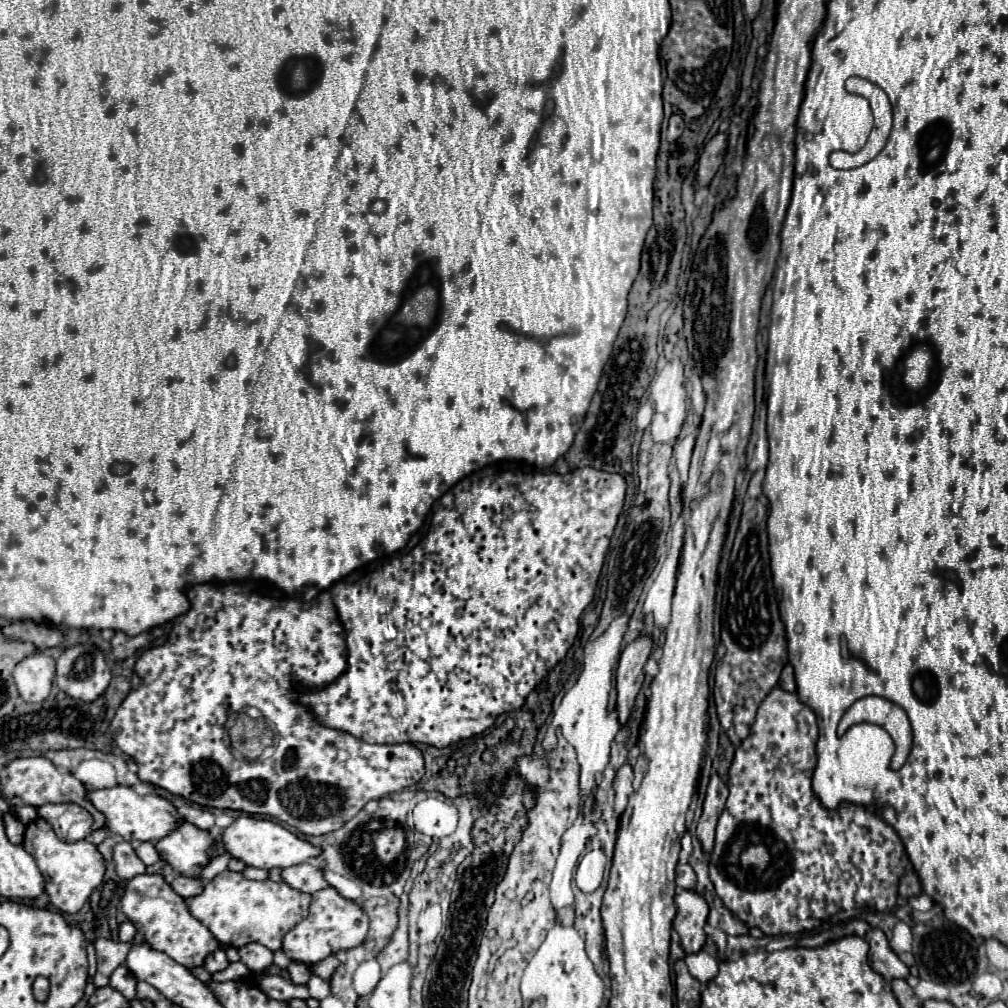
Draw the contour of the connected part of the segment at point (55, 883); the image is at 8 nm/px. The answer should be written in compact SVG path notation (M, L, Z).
M36 819L26 825L24 833L24 849L36 859L44 879L46 879L46 893L50 901L62 911L62 913L78 913L82 905L88 901L94 889L98 889L104 883L104 859L96 845L90 841L78 841L78 843L64 843L60 841L52 825L44 819Z

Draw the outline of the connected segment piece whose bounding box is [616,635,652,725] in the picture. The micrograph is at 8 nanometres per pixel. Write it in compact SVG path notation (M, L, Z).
M642 635L630 641L620 655L620 663L616 671L616 687L618 687L616 709L618 709L618 719L622 725L626 725L634 699L642 687L644 665L650 657L650 651L652 651L652 637Z

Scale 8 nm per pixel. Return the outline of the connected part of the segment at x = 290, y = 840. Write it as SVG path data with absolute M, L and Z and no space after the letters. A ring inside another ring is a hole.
M238 817L228 829L224 829L222 837L228 853L236 859L242 859L246 865L252 867L262 867L262 869L274 869L274 867L292 867L306 863L312 857L318 857L322 853L320 847L314 847L312 843L296 837L292 831L282 827L276 821L270 819L258 819L258 817Z

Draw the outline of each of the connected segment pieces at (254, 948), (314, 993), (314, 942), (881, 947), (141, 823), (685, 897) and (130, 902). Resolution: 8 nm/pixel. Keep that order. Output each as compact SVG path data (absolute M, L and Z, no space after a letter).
M250 943L250 945L244 945L238 949L240 953L240 961L254 973L254 975L260 975L264 973L270 965L272 965L272 951L266 949L264 945L260 943Z
M312 975L310 981L308 981L308 991L310 991L310 997L322 1001L322 999L326 999L330 995L330 983L320 979L318 975Z
M334 887L320 889L312 895L310 913L306 919L302 919L286 937L282 943L282 951L290 961L300 961L306 965L314 965L330 955L336 955L338 951L348 951L352 947L358 947L364 943L368 933L368 915L350 899L344 899Z
M870 929L864 939L870 945L870 965L876 973L880 973L886 981L892 979L906 979L908 977L908 967L900 961L900 957L890 949L886 935L880 929Z
M116 785L110 789L100 789L100 791L90 791L88 799L94 803L98 811L102 811L108 819L108 829L114 835L120 835L126 841L154 841L162 839L168 833L176 831L184 819L178 813L178 809L164 797L160 795L138 795L134 793L132 787L126 785Z
M678 891L674 897L674 903L678 907L674 929L680 935L684 953L698 953L706 943L706 917L708 917L708 905L704 897L700 897L696 891Z
M144 873L126 881L122 895L122 913L144 935L144 941L152 949L166 953L186 969L202 967L204 959L216 949L220 949L216 937L198 919L190 915L184 899L172 891L172 887L164 881L162 875Z

